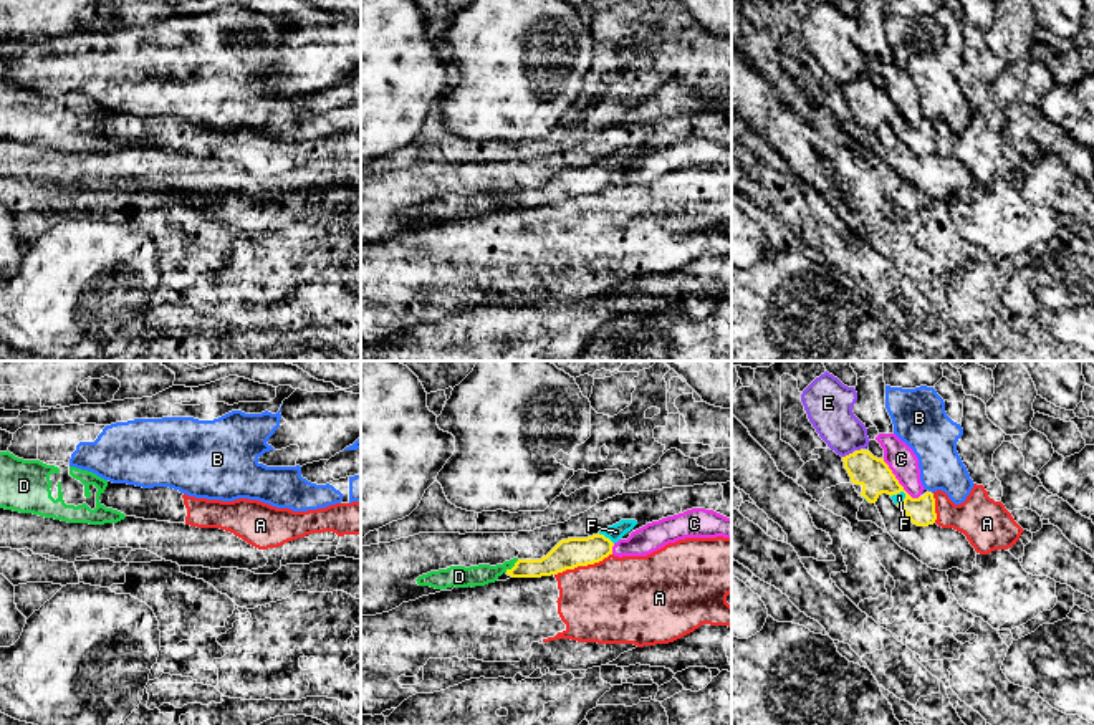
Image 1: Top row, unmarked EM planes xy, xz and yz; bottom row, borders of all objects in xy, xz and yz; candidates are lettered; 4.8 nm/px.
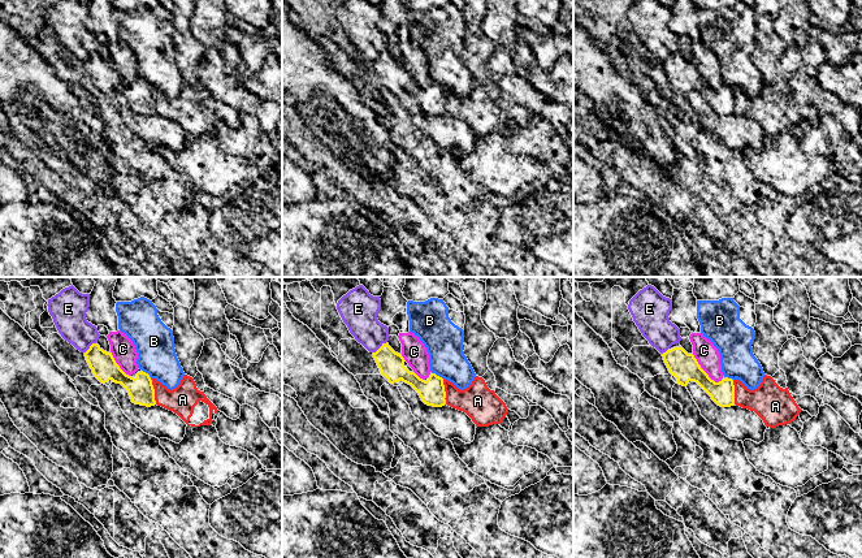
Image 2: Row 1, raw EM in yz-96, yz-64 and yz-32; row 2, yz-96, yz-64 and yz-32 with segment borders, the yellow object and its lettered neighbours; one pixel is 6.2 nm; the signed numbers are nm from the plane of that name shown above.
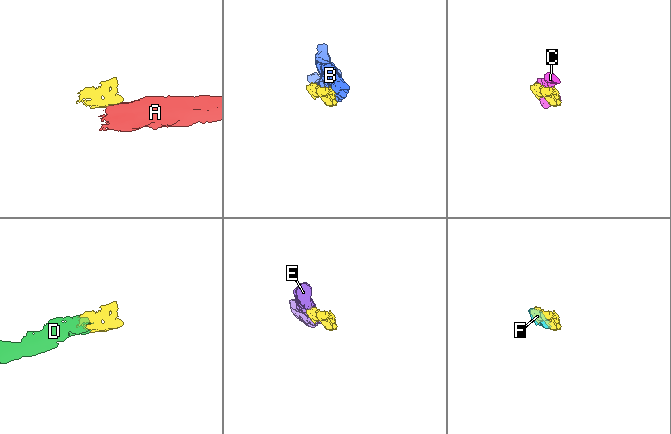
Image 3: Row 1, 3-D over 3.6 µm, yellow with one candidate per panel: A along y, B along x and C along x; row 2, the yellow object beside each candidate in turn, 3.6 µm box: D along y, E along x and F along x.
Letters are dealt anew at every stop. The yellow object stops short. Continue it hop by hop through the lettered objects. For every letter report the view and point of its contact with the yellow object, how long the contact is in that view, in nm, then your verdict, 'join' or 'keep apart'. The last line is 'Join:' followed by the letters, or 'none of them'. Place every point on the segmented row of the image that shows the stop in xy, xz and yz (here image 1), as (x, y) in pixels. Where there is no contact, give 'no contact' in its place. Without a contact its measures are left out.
A: meets yellow in xz at (583, 565); contact 300 nm long; keep apart
B: meets yellow in yz at (930, 492); contact 30 nm long; keep apart
C: meets yellow in yz at (897, 480); contact 260 nm long; keep apart
D: meets yellow in xz at (513, 566); contact 90 nm long; join
E: meets yellow in yz at (846, 456); contact 50 nm long; keep apart
F: meets yellow in xz at (604, 537); contact 90 nm long; join
Join: D, F

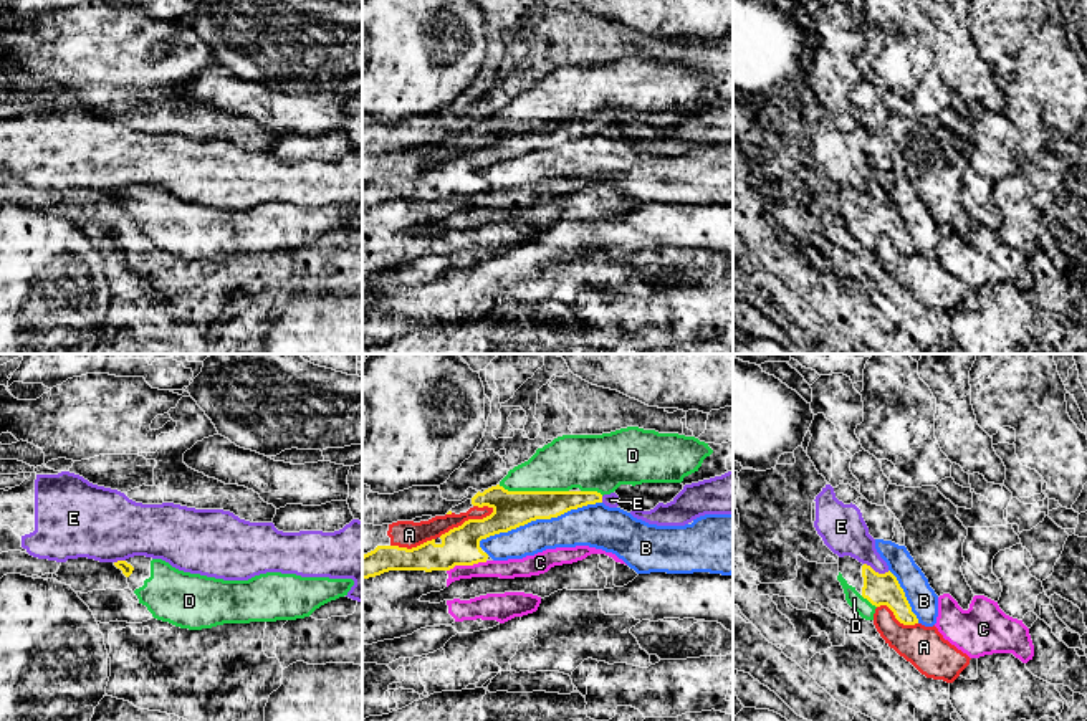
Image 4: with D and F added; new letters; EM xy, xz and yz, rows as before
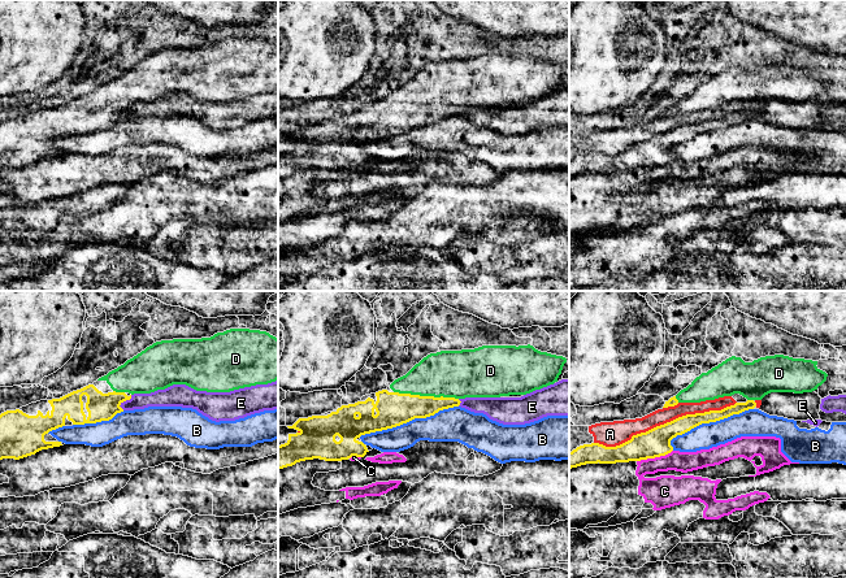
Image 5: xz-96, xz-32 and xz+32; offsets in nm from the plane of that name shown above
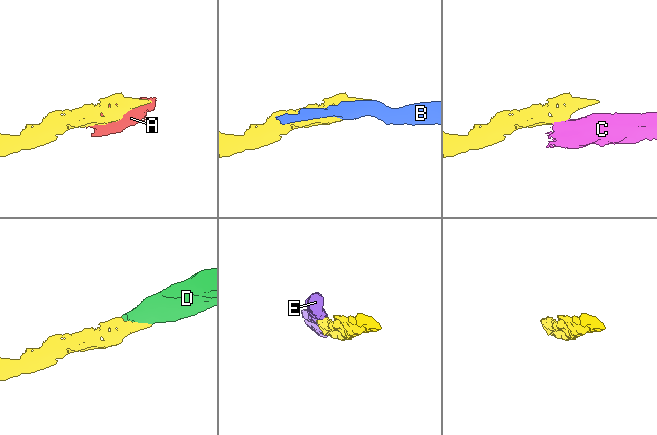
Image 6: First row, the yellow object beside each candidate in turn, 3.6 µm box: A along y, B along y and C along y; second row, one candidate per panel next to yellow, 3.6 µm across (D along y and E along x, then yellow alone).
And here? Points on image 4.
A: meets yellow in xz at (469, 520); contact 300 nm long; keep apart
B: meets yellow in xz at (538, 518); contact 650 nm long; keep apart
C: meets yellow in xz at (467, 564); contact 200 nm long; keep apart
D: meets yellow in xz at (533, 491); contact 340 nm long; join
E: meets yellow in yz at (877, 572); contact 130 nm long; keep apart
Join: D

